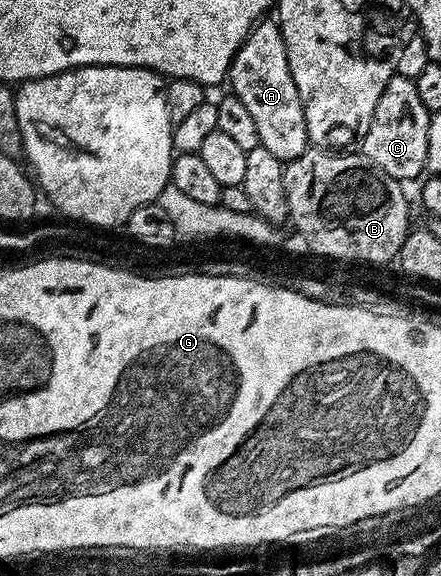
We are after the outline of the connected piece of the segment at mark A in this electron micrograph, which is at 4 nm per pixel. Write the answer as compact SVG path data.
M261 20L252 27L246 40L238 48L227 81L232 82L231 93L254 115L260 146L282 163L293 162L310 149L306 132L306 116L294 76L290 76L290 60L286 60L286 44L282 40L279 21Z

